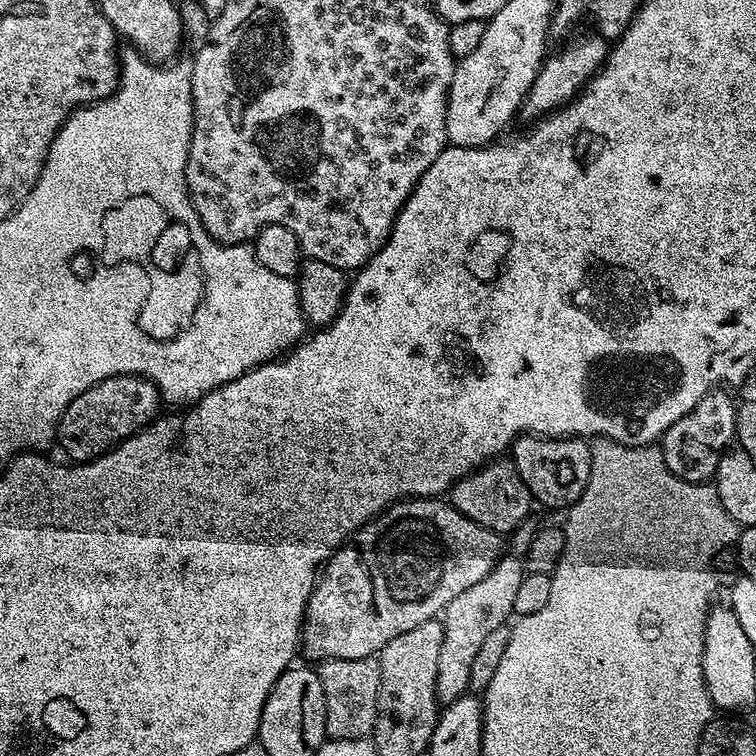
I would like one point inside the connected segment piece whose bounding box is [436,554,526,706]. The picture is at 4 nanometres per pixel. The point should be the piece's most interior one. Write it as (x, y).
(468, 619)

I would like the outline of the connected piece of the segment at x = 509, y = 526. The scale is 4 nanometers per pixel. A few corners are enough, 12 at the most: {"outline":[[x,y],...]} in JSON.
{"outline":[[508,458],[481,464],[450,503],[491,532],[515,532],[534,508]]}

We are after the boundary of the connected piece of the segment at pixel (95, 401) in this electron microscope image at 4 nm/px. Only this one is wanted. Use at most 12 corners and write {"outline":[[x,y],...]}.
{"outline":[[111,376],[78,394],[55,443],[93,460],[151,424],[160,391]]}

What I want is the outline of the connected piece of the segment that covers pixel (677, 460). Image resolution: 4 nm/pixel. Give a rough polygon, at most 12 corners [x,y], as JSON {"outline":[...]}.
{"outline":[[706,393],[662,437],[664,461],[711,481],[736,435],[737,401]]}

